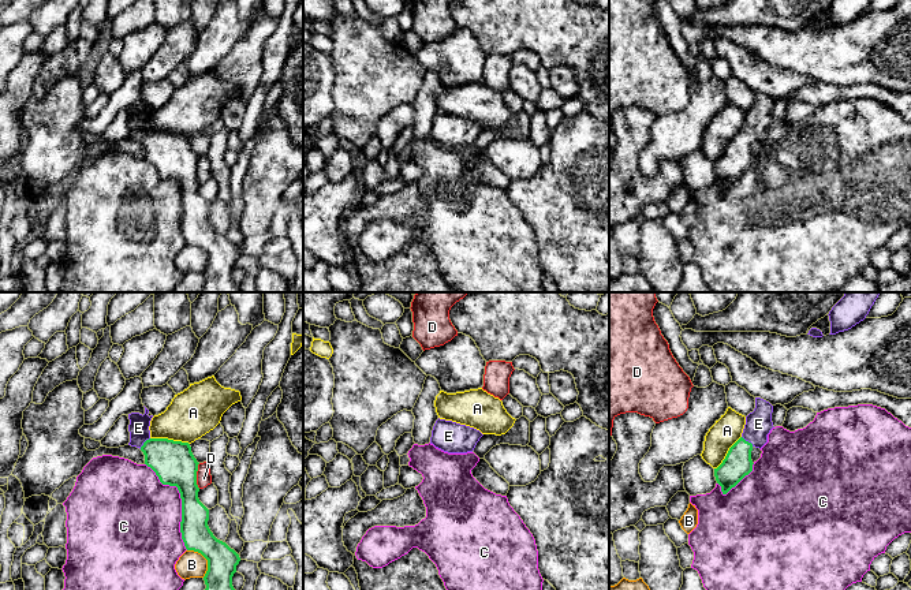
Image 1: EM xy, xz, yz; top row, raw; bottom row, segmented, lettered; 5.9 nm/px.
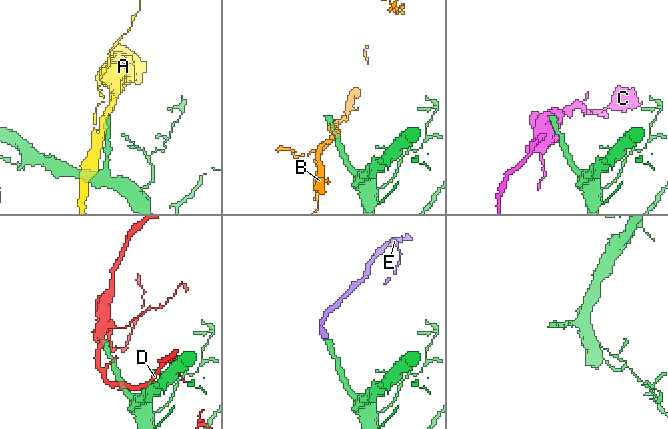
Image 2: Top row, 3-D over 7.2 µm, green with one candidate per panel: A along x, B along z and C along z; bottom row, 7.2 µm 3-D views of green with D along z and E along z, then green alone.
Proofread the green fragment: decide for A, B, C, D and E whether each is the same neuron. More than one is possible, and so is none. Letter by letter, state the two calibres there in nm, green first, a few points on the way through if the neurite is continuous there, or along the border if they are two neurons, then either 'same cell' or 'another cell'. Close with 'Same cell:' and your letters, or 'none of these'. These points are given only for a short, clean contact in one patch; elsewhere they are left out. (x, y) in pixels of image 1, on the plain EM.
A: 240 nm thick on the green side, 280 nm on the other; border along xy (150, 131), (167, 131), (189, 138); another cell
B: 190 nm thick on the green side, 160 nm on the other; another cell
C: 240 nm thick on the green side, 460 nm on the other; another cell
D: 240 nm thick on the green side, 90 nm on the other; another cell
E: 240 nm thick on the green side, 120 nm on the other; runs through xy (174, 157), (144, 137), (138, 122); same cell
Same cell: E

